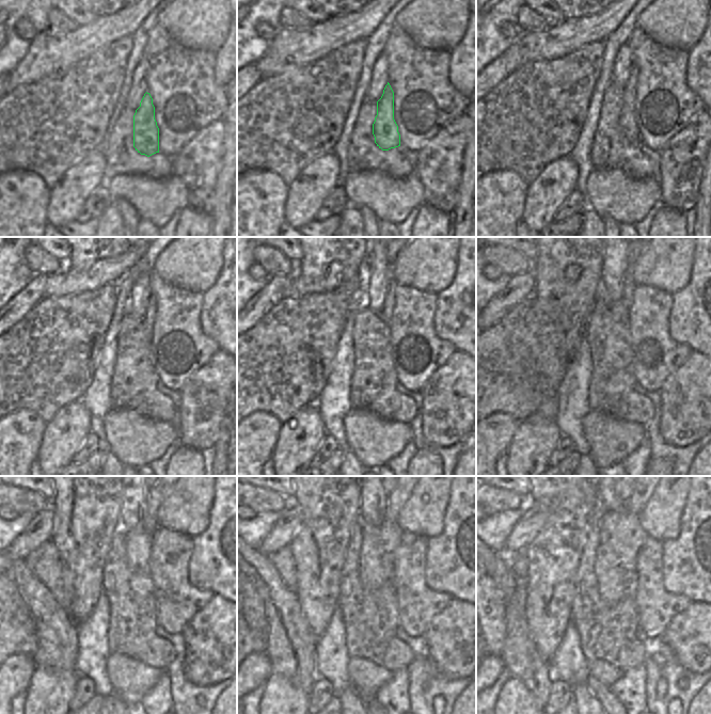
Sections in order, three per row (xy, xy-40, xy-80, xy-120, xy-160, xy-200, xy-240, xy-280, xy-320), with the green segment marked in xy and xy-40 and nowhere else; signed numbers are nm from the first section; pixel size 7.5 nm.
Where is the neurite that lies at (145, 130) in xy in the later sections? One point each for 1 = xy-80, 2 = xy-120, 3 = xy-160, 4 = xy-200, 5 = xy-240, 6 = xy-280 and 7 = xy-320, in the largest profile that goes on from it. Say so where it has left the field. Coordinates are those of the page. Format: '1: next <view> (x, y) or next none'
1: next xy-80 (627, 121)
2: next xy-120 (148, 317)
3: next xy-160 (385, 314)
4: next xy-200 (629, 287)
5: next xy-240 (155, 497)
6: next xy-280 (397, 497)
7: next xy-320 (638, 498)

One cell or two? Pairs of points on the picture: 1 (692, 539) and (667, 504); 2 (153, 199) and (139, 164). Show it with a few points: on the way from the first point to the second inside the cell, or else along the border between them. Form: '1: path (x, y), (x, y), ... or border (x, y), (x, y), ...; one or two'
1: border (686, 497), (680, 532), (664, 541); two
2: border (119, 173), (138, 173), (156, 179), (169, 175); two

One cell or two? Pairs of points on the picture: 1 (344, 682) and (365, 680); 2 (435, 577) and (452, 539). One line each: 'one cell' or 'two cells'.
1: two cells
2: one cell

